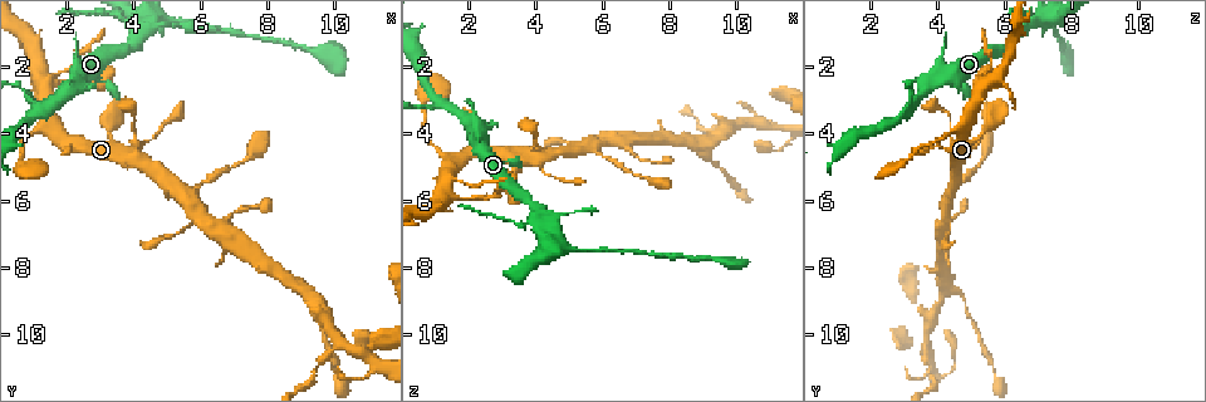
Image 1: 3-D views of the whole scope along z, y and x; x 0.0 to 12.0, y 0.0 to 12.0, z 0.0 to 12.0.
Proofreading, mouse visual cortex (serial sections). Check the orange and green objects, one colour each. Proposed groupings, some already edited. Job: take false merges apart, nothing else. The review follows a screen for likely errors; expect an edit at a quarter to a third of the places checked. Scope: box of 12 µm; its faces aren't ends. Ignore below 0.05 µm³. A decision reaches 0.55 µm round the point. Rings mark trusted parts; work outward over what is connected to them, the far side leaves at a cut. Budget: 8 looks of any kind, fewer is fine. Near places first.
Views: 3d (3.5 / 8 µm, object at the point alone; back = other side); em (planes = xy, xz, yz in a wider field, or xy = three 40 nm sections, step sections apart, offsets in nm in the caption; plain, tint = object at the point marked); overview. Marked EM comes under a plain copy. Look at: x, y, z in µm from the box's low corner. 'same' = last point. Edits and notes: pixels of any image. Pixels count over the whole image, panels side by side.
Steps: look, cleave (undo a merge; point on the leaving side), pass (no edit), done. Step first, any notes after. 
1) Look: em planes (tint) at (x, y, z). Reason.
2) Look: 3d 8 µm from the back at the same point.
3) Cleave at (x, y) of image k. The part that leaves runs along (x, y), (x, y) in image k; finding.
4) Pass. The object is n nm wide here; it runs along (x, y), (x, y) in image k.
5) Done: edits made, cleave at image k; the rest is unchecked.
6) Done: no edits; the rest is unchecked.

Look: 3d 3.5 µm at (8.8, 8.5, 4.3).

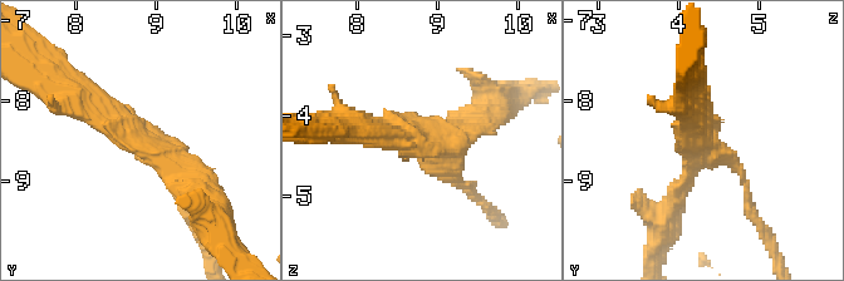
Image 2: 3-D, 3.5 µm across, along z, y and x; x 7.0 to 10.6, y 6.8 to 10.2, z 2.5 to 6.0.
Look: em xy step 1 (tint) at (8.70, 8.50, 4.25). 3 arms meet here; the arms are 200, 250, 350 nm wide; now the EM.

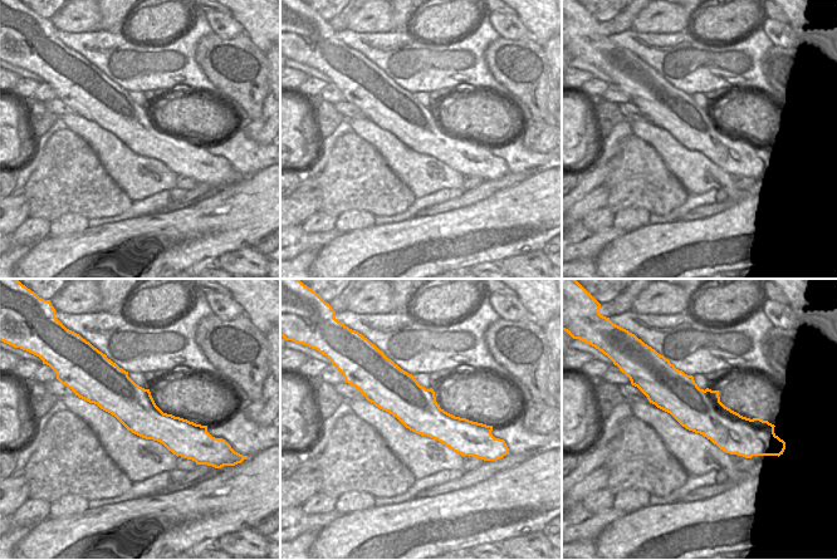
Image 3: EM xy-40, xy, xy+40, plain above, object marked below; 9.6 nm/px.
Look: em planes (tint) at the same point.

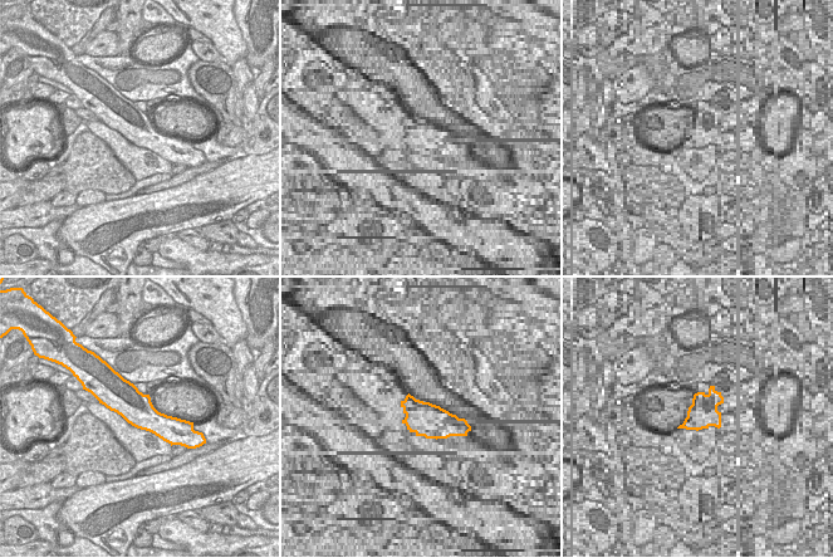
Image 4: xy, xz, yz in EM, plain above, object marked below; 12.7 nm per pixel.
Pass. Continuous, no second cell.

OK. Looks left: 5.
Look: 3d 3.5 µm at (1.3, 3.3, 3.1). Three arms meet.

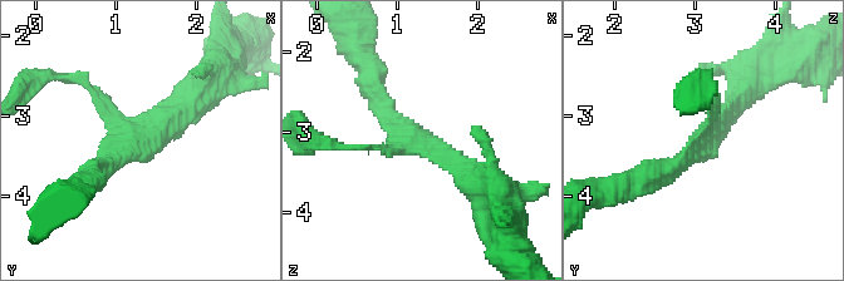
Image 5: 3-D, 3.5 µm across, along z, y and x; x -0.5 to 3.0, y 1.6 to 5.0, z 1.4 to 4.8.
Look: em planes (tint) at (1.30, 3.35, 3.10). 3 arms meet here; the arms are 150, 250, 300 nm wide; shape alone is not enough.

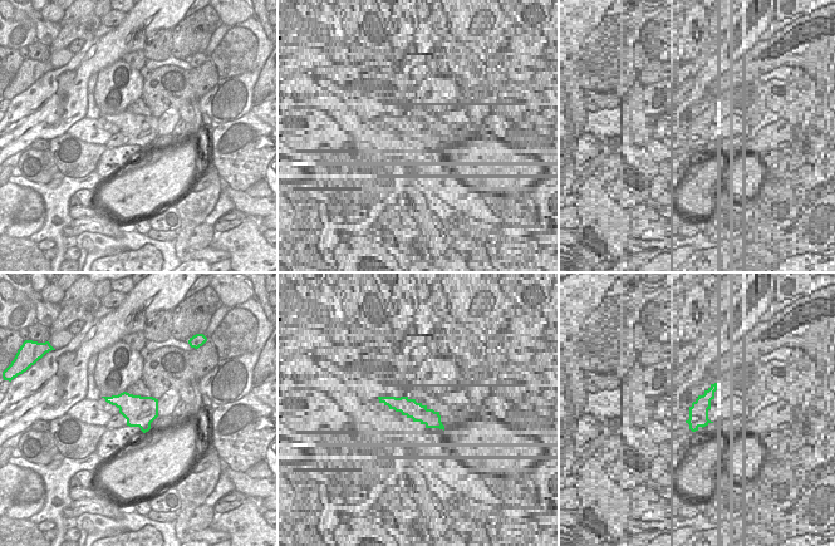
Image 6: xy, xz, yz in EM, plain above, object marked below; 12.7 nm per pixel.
Pass. It runs along (477, 182), (392, 118), (369, 85) in image 5; one cell here.

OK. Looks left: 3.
Look: em xy step 2 (tint) at (4.0, 3.8, 4.3). Sharp bend.

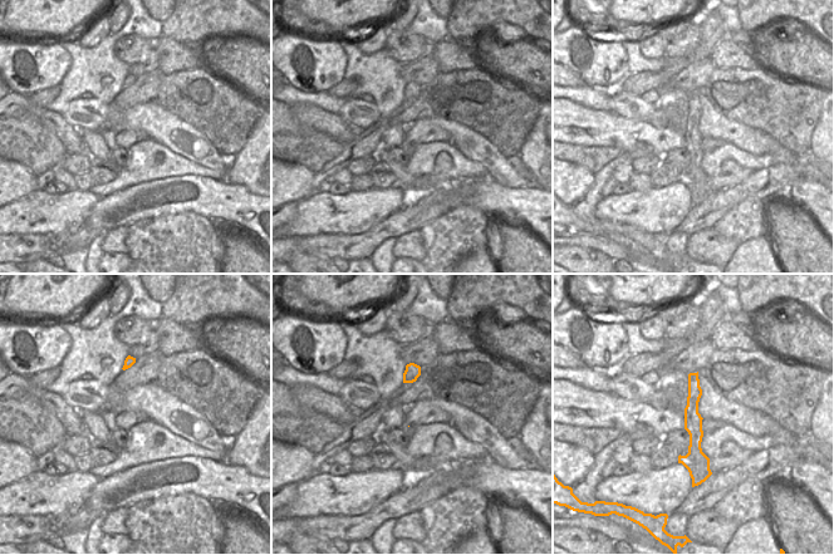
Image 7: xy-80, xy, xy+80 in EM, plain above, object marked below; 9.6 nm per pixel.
Look: 3d 3.5 µm at the same point. Wider look.

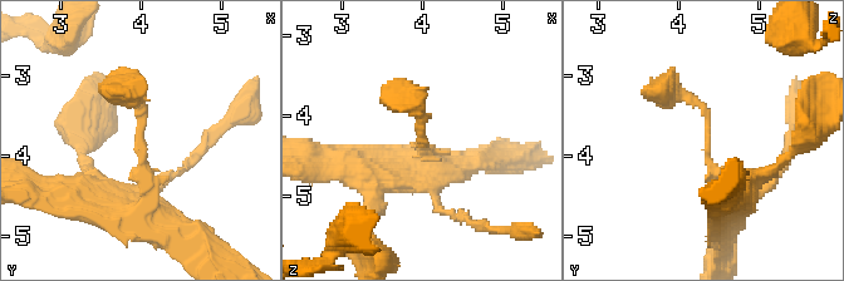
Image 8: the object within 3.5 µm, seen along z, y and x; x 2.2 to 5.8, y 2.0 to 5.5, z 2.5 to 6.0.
Pass. It runs along (735, 211), (712, 196), (706, 111), (661, 92) in image 8; one cell here.

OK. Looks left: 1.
Done: no edits; the rest is unchecked.

